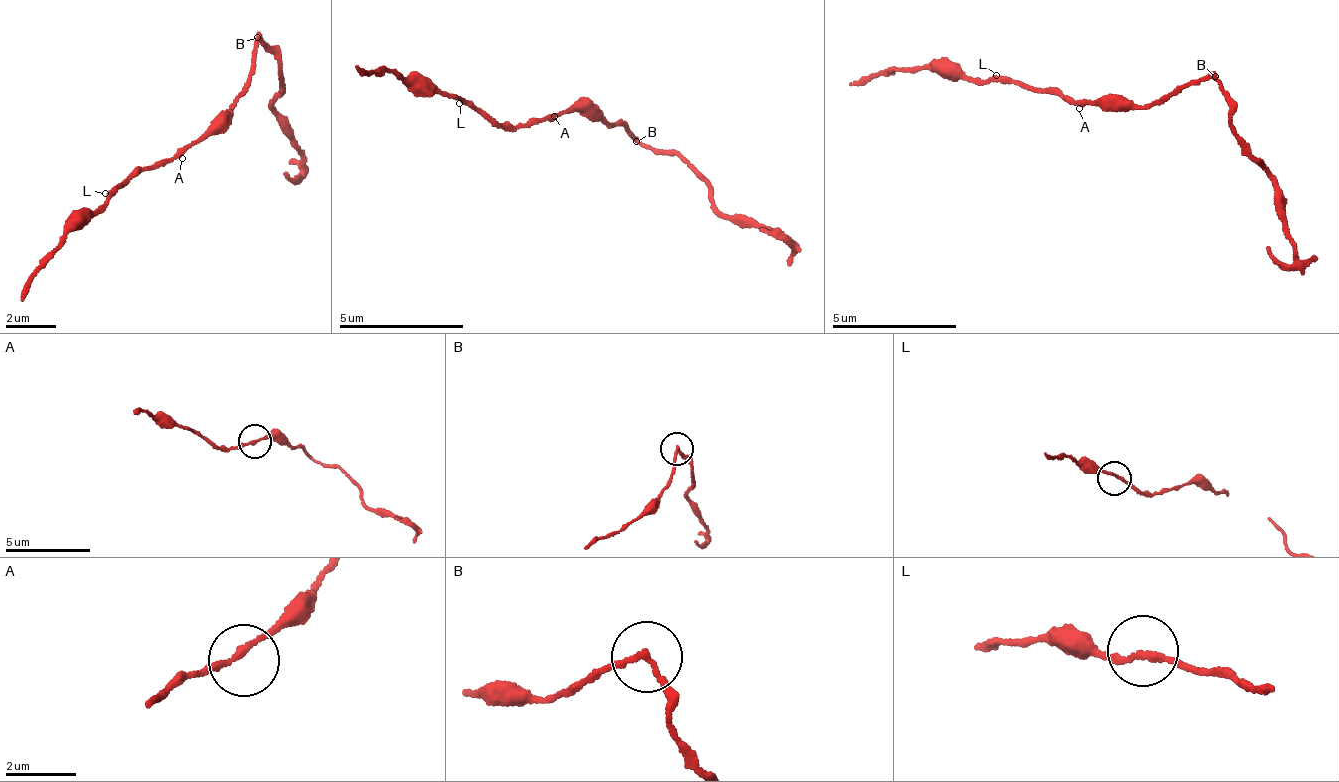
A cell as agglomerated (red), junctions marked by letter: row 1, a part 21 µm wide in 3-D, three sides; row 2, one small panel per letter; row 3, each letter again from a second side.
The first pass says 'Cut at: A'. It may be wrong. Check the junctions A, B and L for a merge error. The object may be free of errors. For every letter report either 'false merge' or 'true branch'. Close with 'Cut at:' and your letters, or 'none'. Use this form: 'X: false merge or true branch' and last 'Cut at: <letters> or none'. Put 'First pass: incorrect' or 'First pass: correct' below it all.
A: true branch
B: false merge
L: true branch
Cut at: B
First pass: incorrect

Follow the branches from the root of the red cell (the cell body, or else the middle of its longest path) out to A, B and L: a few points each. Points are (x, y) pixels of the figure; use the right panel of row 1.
A: (1127, 102), (1115, 98), (1098, 107), (1090, 100), (1079, 108)
B: (1127, 102), (1141, 108), (1208, 77), (1217, 78)
L: (1127, 102), (1115, 98), (1098, 107), (1087, 98), (1073, 103), (1053, 87), (1044, 91), (996, 75)

